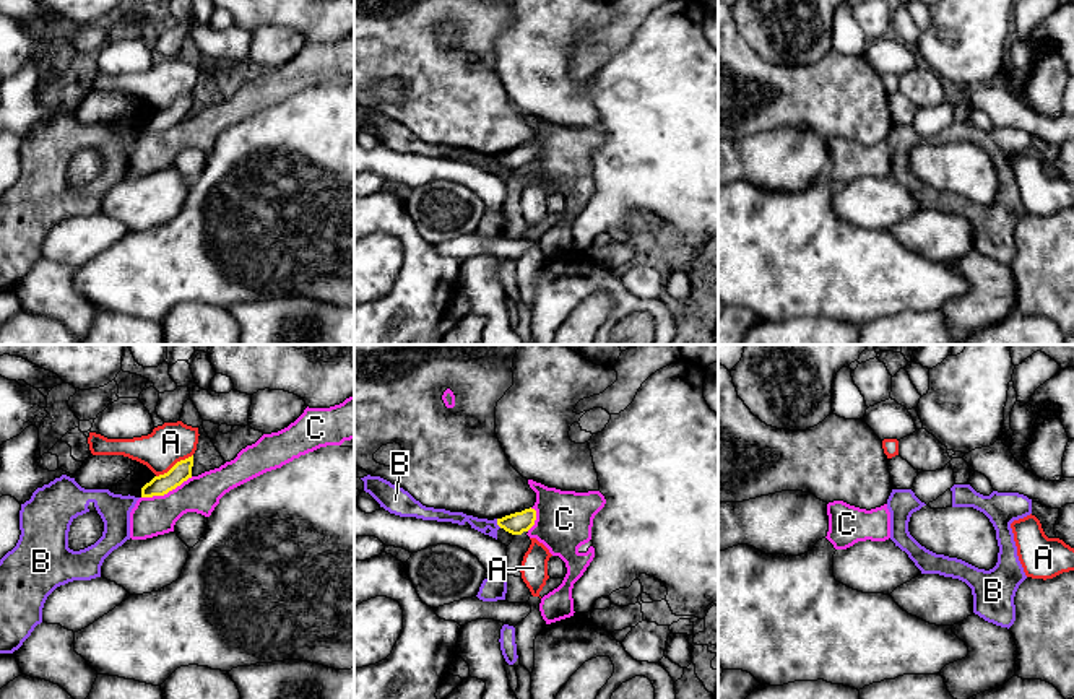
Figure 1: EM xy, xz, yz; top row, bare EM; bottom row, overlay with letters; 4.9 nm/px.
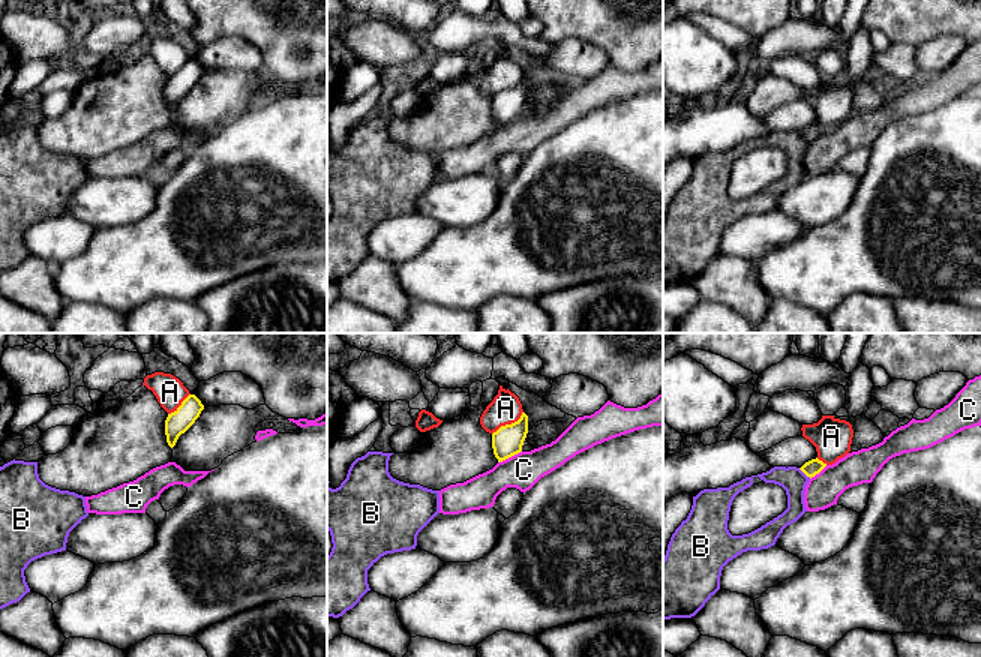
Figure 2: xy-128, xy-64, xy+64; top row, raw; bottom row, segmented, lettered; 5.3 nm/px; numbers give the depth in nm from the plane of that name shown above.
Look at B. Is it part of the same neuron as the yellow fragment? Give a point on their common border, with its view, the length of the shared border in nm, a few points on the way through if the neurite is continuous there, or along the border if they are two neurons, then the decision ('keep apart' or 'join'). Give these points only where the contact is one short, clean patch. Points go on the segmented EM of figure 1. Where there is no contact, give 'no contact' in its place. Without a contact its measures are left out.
xz (498, 524) | 50 nm | along xz (496, 519), (501, 527) | keep apart

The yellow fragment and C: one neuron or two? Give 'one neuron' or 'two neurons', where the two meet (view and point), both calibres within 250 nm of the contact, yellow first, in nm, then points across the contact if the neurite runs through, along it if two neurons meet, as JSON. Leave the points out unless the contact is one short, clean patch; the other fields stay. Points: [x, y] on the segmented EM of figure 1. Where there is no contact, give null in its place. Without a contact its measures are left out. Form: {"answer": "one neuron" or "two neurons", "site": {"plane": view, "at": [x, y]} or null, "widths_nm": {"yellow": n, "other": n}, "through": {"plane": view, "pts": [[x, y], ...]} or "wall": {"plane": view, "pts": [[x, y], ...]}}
{"answer": "two neurons", "site": {"plane": "xy", "at": [166, 493]}, "widths_nm": {"yellow": 100, "other": 190}}

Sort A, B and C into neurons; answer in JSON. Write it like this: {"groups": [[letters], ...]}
{"groups": [["A"], ["B"], ["C"]]}

